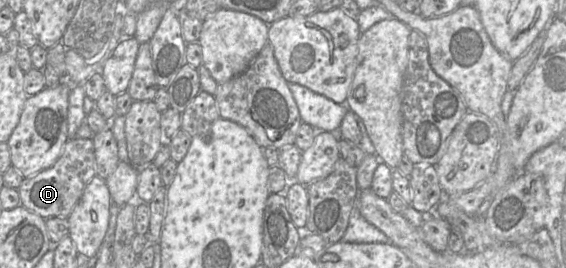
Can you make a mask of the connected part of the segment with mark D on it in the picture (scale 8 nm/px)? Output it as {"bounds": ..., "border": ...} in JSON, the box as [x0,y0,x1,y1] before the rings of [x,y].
{"bounds":[18,138,96,219],"border":[[[70,138],[53,166],[24,178],[18,191],[20,205],[47,219],[68,218],[82,197],[86,185],[96,176],[96,159],[92,138]]]}

